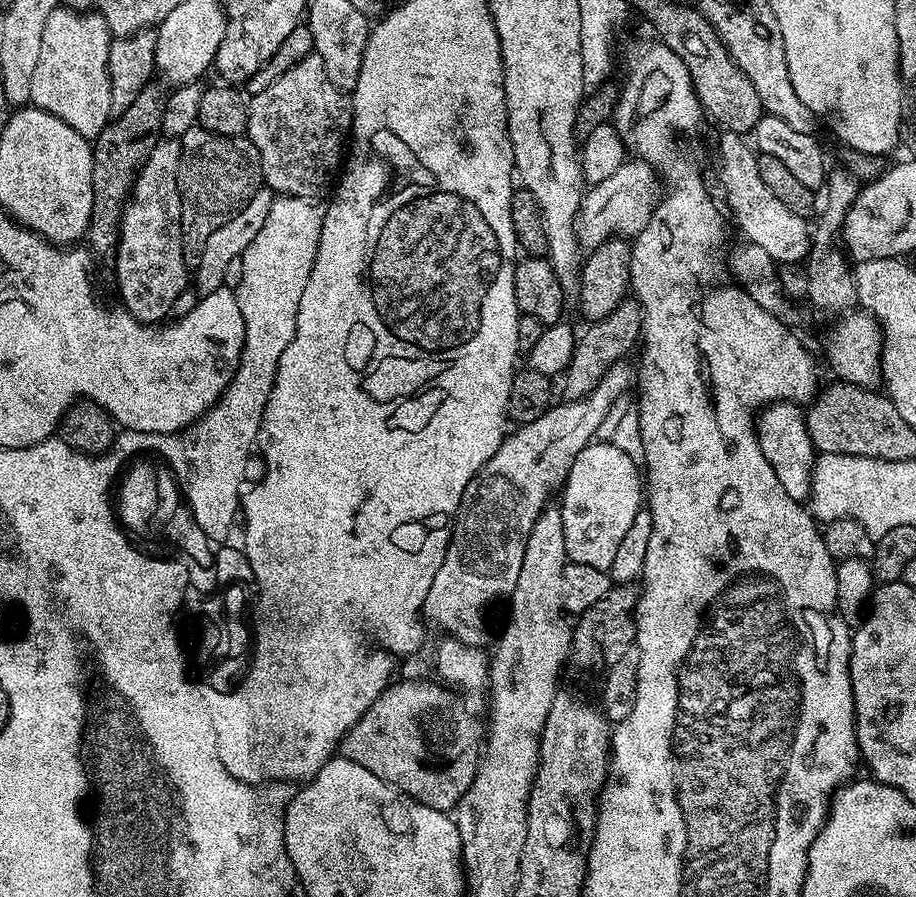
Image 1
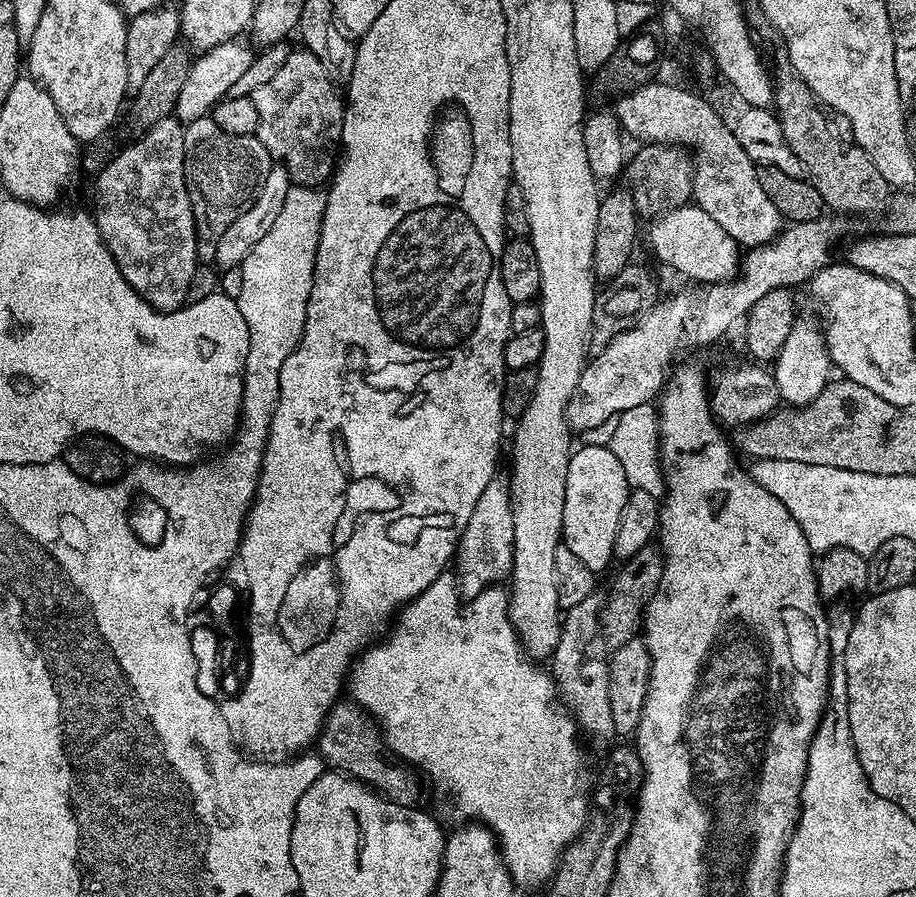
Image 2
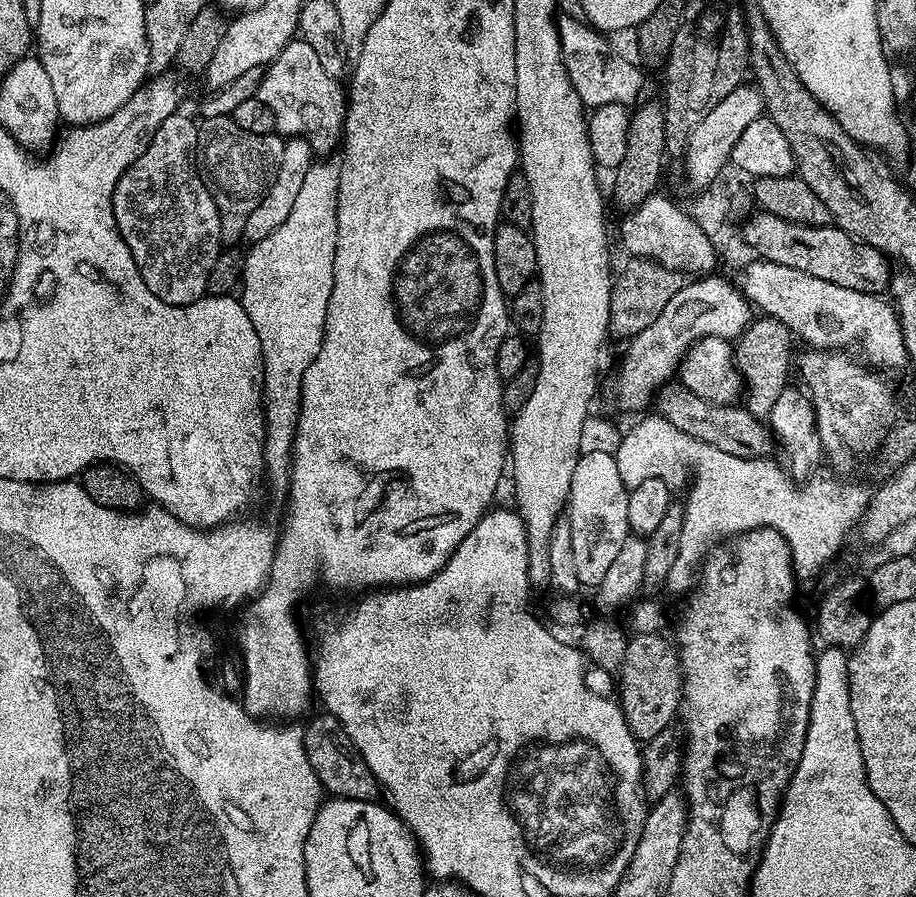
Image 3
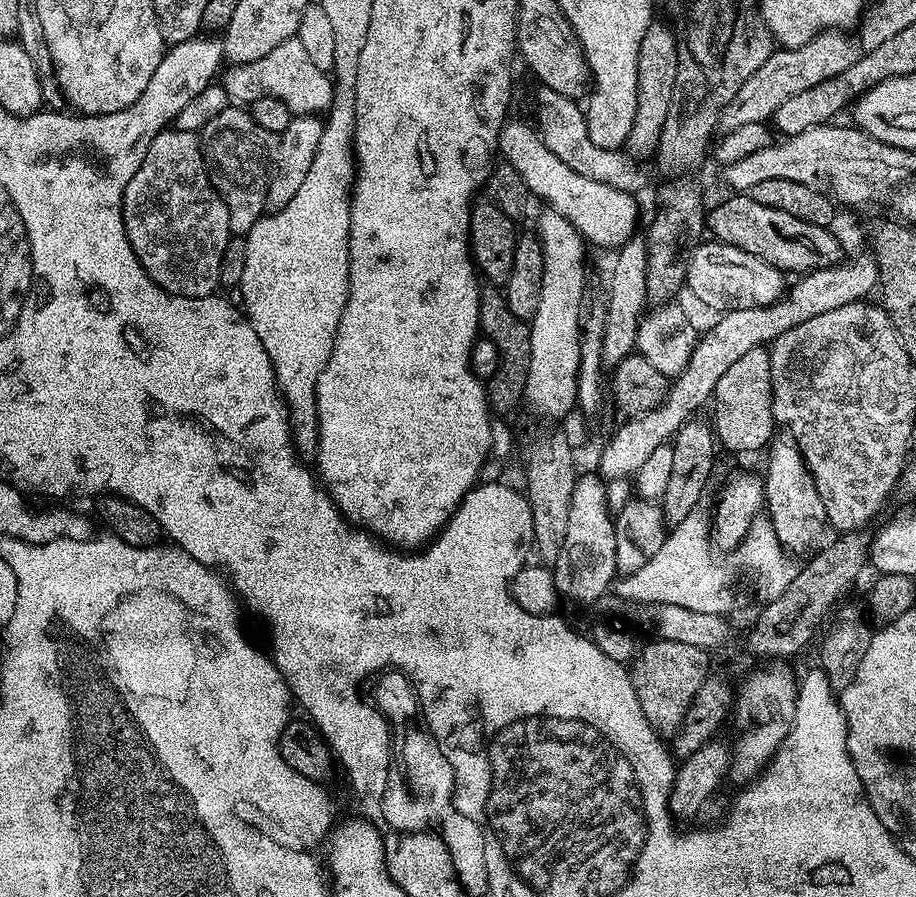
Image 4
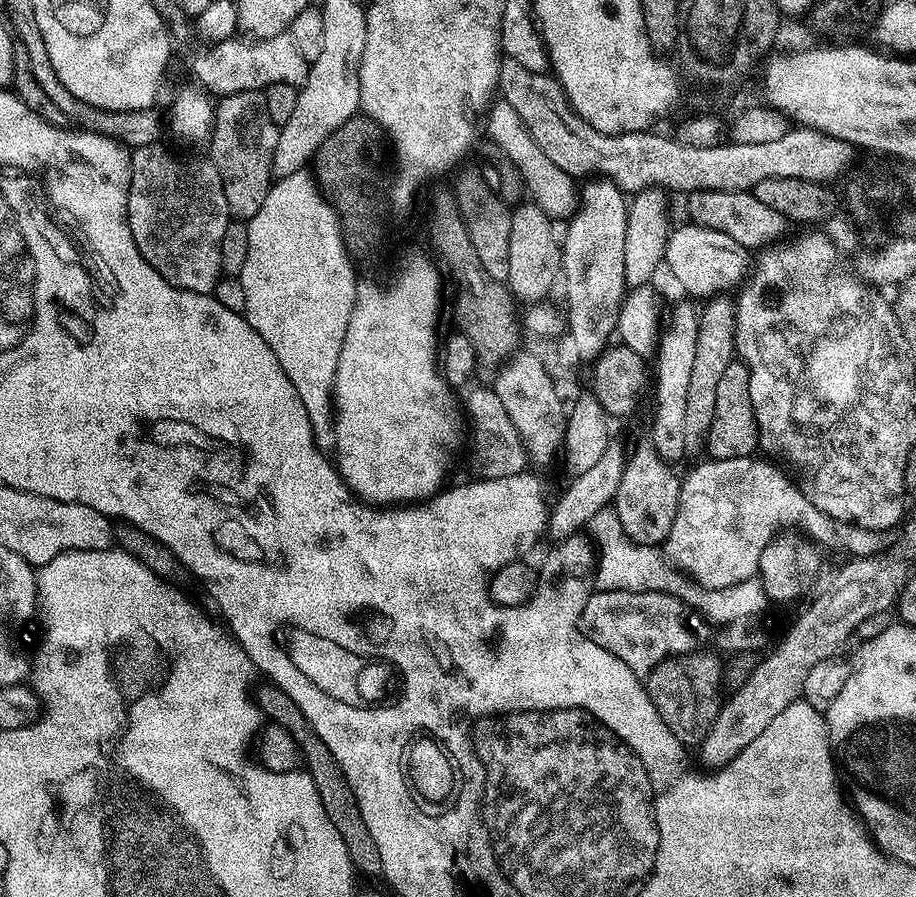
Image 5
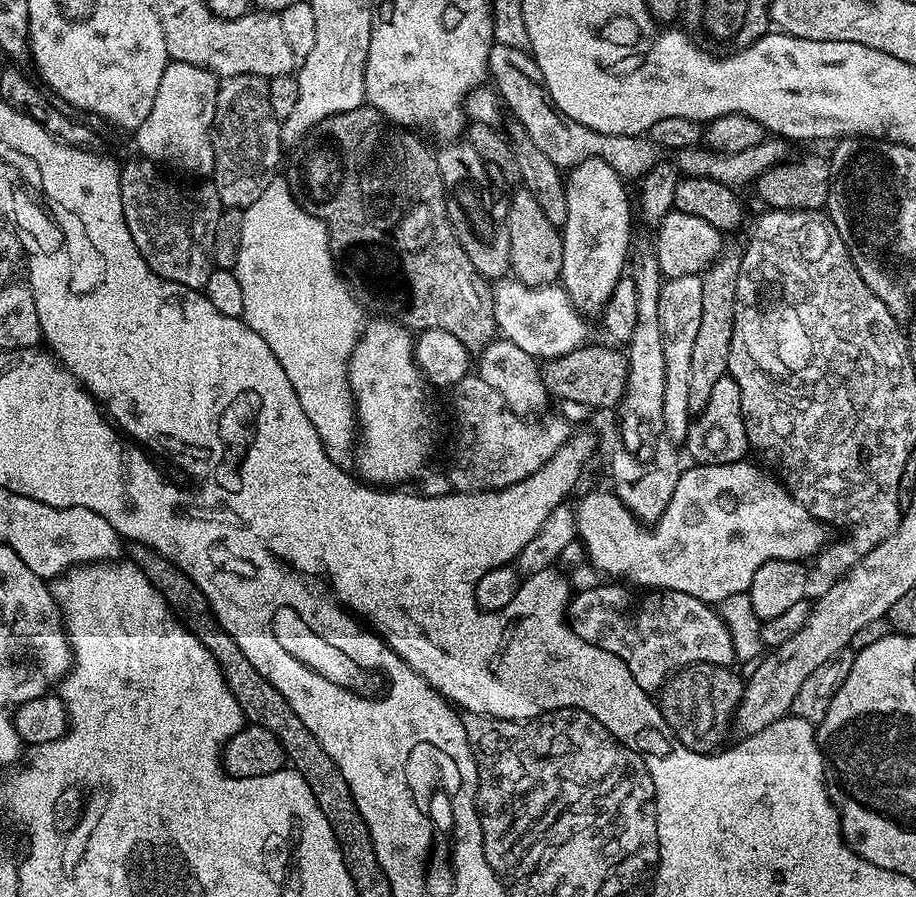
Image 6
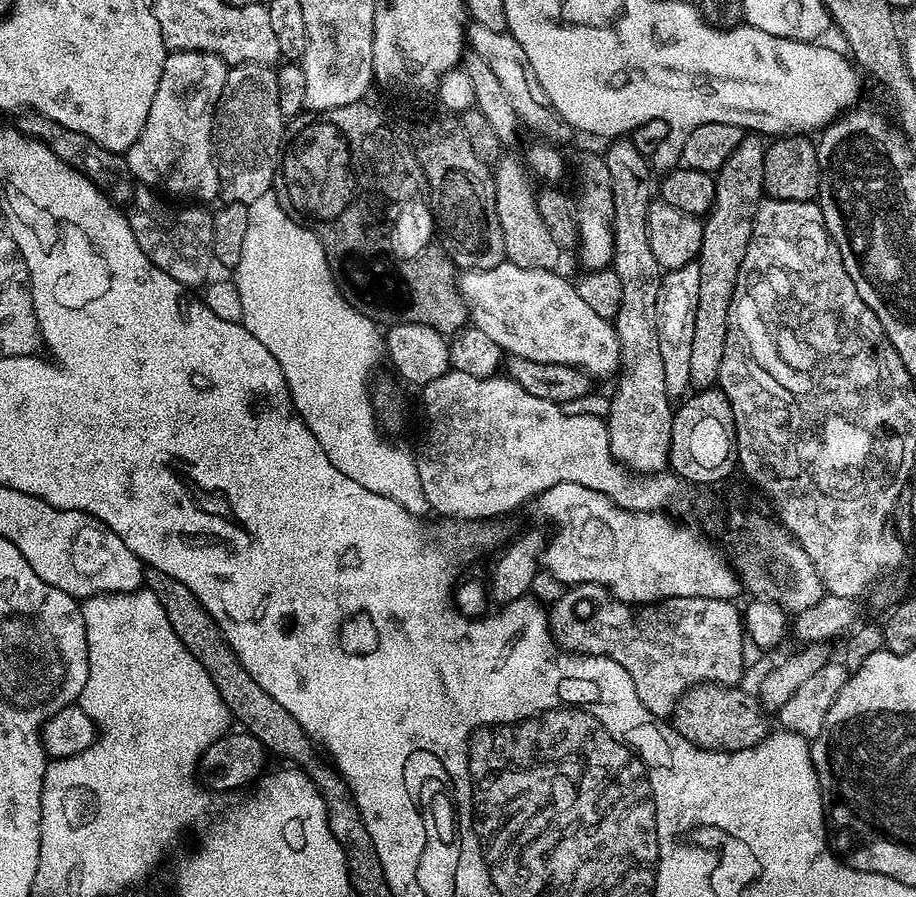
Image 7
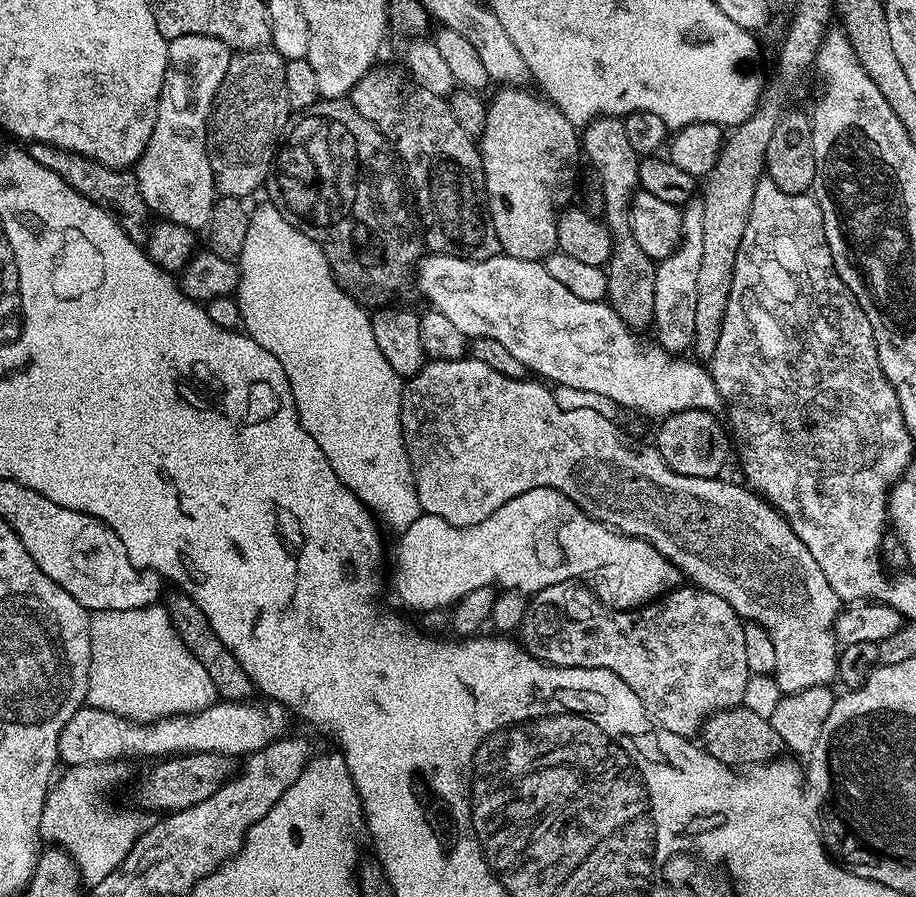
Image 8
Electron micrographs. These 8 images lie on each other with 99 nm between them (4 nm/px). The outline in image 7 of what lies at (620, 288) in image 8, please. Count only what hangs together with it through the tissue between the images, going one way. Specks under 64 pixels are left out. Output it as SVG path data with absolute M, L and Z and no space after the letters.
M616 138L611 141L612 144L608 148L608 152L603 153L606 162L606 170L610 170L610 190L614 194L614 222L612 223L612 233L614 234L614 250L612 251L611 271L618 274L618 282L622 284L622 302L618 306L618 314L614 321L616 330L616 341L620 343L620 363L622 367L619 369L620 385L616 388L616 397L611 397L606 423L608 426L608 441L610 442L610 450L612 457L617 462L624 465L628 470L636 474L653 474L663 473L669 467L668 451L670 450L670 438L672 437L672 413L674 411L673 401L670 399L666 390L666 370L662 370L662 353L658 347L658 322L656 315L658 314L658 290L660 289L660 277L662 270L658 266L658 258L654 258L654 253L650 251L650 236L648 234L648 206L654 200L654 173L649 167L649 157L645 153L639 152L633 146L631 139Z

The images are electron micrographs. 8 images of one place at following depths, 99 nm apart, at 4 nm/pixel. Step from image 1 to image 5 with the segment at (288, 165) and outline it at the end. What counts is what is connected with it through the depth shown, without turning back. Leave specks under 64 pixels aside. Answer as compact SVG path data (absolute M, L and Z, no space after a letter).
M286 34L255 42L249 42L244 38L221 40L209 48L212 49L197 58L192 66L192 72L200 83L197 85L216 98L243 92L259 92L269 84L300 86L308 78L310 61L302 58L298 46L294 46L294 38Z

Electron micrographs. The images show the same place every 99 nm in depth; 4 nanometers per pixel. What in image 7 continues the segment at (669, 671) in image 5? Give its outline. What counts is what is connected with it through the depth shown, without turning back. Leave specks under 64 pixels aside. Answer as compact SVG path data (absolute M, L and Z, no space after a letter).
M696 684L687 688L671 714L672 727L682 734L682 738L708 752L737 752L753 748L768 735L770 725L764 721L765 713L758 707L757 701L753 697L752 701L742 689L722 684Z

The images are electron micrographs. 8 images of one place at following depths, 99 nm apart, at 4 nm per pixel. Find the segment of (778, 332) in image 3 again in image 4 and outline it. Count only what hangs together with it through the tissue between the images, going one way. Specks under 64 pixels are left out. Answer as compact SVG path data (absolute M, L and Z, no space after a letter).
M761 346L747 351L734 366L730 367L718 380L714 395L714 404L720 409L714 419L714 431L721 449L729 448L732 452L756 452L759 448L767 449L778 432L778 425L772 416L772 353Z

